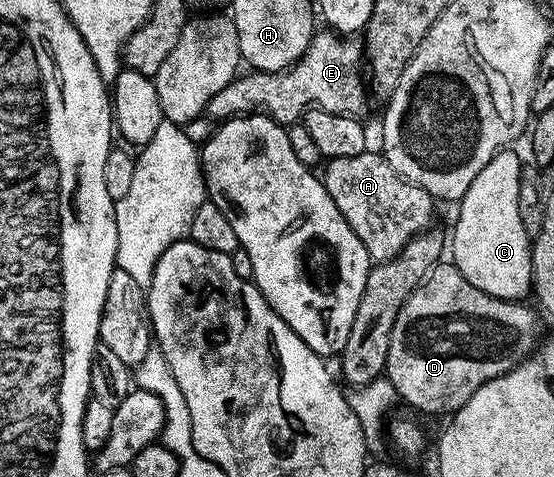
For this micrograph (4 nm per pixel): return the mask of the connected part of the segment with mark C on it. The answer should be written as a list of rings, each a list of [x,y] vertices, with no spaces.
[[[513,149],[499,150],[496,156],[472,180],[468,192],[461,198],[458,210],[458,231],[452,234],[452,250],[454,246],[453,265],[466,277],[468,284],[480,288],[480,292],[491,294],[497,298],[509,298],[511,300],[522,300],[531,293],[534,280],[534,269],[530,259],[532,249],[531,235],[526,233],[524,224],[520,220],[520,172],[524,165],[514,155]]]

